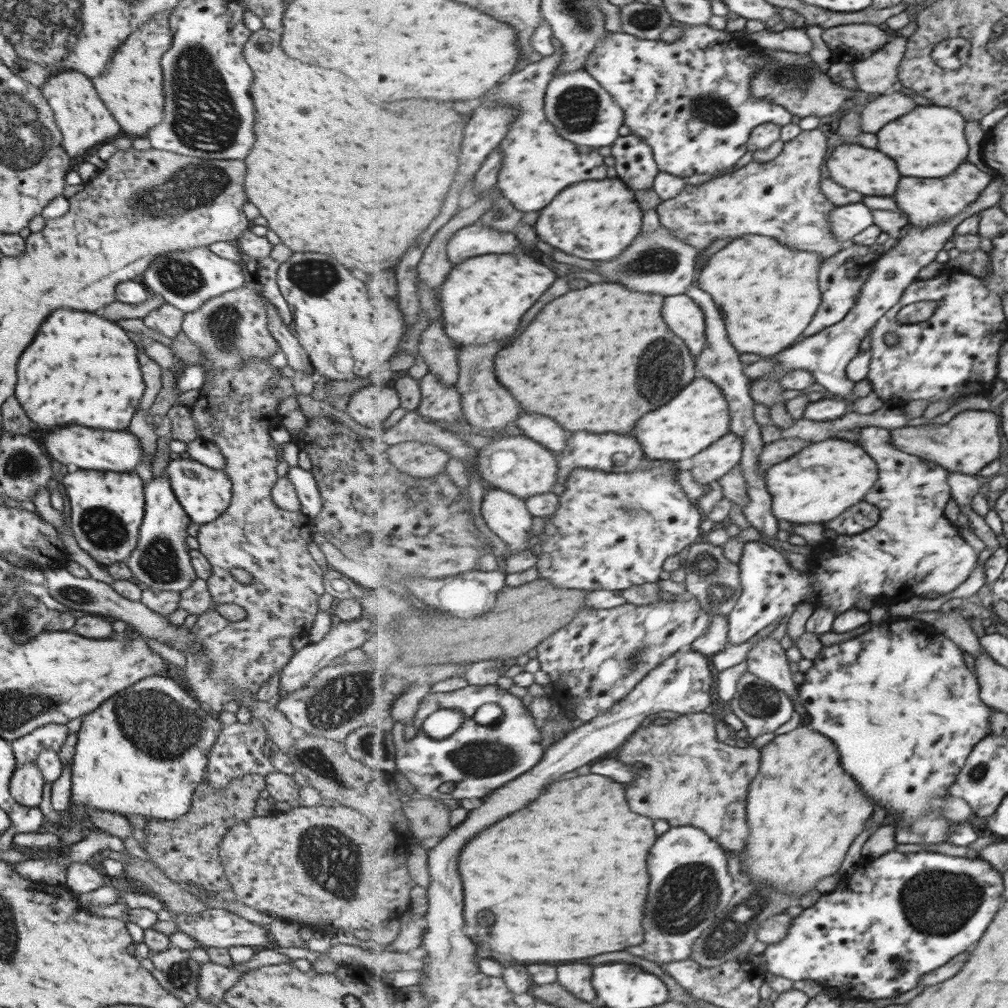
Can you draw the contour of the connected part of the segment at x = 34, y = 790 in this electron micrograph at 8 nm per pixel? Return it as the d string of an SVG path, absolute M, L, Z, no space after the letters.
M34 762L16 764L8 784L9 796L13 802L35 808L41 802L43 786L41 771Z

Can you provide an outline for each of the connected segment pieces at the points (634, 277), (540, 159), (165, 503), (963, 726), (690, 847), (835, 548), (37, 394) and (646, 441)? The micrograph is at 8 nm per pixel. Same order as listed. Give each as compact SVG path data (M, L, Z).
M660 226L661 230L655 234L641 234L634 244L625 250L625 256L617 256L617 260L609 260L609 262L597 262L597 274L601 274L605 280L609 282L619 282L625 284L627 288L633 288L637 292L652 292L653 294L662 294L663 296L675 296L686 294L688 288L696 278L696 260L700 255L700 250L693 248L691 244L687 244L685 240L677 238L673 232L669 232L669 228Z
M563 48L557 49L551 56L532 62L522 71L511 74L507 84L501 84L499 90L485 100L485 103L508 104L520 113L512 122L508 135L500 144L502 166L499 172L498 188L523 212L543 210L553 202L553 198L563 192L567 186L583 180L605 180L607 166L605 157L595 147L571 144L570 140L557 132L556 126L548 119L546 112L546 95L549 83L556 76L562 65Z
M167 473L151 477L142 487L144 513L138 539L124 562L132 572L132 580L140 587L149 587L156 591L185 590L196 579L190 565L190 549L185 543L185 528L190 520L171 490Z
M899 618L899 620L891 620L889 628L887 628L887 620L885 622L875 622L873 628L869 632L861 634L859 638L853 637L825 647L819 653L819 658L813 662L812 667L805 673L806 679L804 683L800 686L801 703L809 717L811 717L811 721L807 726L812 730L825 734L825 736L829 736L837 744L837 748L841 752L841 762L845 764L845 770L861 784L861 788L867 792L867 796L875 798L877 800L876 804L883 806L887 814L901 814L901 818L893 824L896 828L899 827L901 832L906 826L911 826L920 815L928 814L931 810L944 817L943 799L945 799L945 795L947 793L957 793L955 790L957 775L960 774L965 763L968 762L969 755L972 754L976 744L989 736L991 724L993 724L993 710L988 704L984 703L984 700L981 700L979 679L977 679L976 672L965 664L963 650L961 650L960 645L942 632L939 632L934 626L928 625L923 621Z
M671 827L667 834L659 836L657 848L653 848L653 860L649 860L649 868L653 868L653 888L649 890L649 916L645 916L645 932L649 934L645 936L645 944L639 944L637 948L627 948L627 952L658 965L691 959L695 942L727 910L738 887L734 882L735 877L729 874L727 858L724 848L703 828Z
M868 426L860 431L860 444L863 444L862 448L865 448L865 451L871 455L878 464L880 468L880 479L876 482L876 486L872 488L873 492L867 494L867 502L874 504L877 508L880 508L881 514L879 522L871 529L863 531L861 534L856 536L850 535L838 535L835 540L825 539L817 545L813 546L812 552L813 556L816 557L811 561L809 569L807 571L800 571L795 568L785 557L782 550L777 549L773 545L765 544L761 541L749 541L745 543L744 551L739 562L740 565L740 579L743 587L743 592L740 594L739 600L735 605L735 608L729 614L729 640L728 642L731 645L740 645L743 643L749 642L751 639L755 639L760 633L765 633L770 629L776 627L779 623L787 622L789 617L795 608L799 604L806 602L809 603L813 608L817 608L820 604L824 604L826 607L835 609L838 616L847 612L851 609L856 609L854 598L858 597L861 600L860 604L865 604L865 602L871 604L881 602L881 604L893 604L889 600L895 600L895 602L901 602L901 600L907 600L909 597L913 596L922 596L926 594L926 598L935 598L943 594L949 594L953 592L956 588L959 588L963 582L965 582L973 571L976 570L977 560L979 556L967 542L961 536L959 532L959 527L957 525L951 524L951 520L947 519L945 516L945 508L947 508L947 502L952 498L952 488L949 484L949 475L950 471L946 468L943 468L940 464L933 460L927 460L921 456L915 456L912 453L902 452L900 449L897 449L896 446L892 443L892 431L889 429L878 427L878 426Z
M57 310L57 312L51 312L51 316L47 316L41 322L41 328L37 330L35 338L25 348L25 352L21 352L19 362L17 362L17 378L13 396L27 414L27 418L32 423L35 422L36 430L49 431L49 426L67 426L69 422L75 422L79 426L89 426L89 428L93 426L93 428L103 428L103 430L123 431L123 428L128 426L131 416L134 415L137 409L143 389L135 344L129 340L129 336L121 328L117 328L113 322L109 322L105 318L97 318L95 314L87 314L87 312L79 312L79 310Z
M703 376L685 387L673 404L667 404L657 412L649 412L649 416L637 424L637 432L633 432L633 436L641 443L649 459L685 461L692 460L716 440L729 434L731 424L732 413L727 396L717 384Z

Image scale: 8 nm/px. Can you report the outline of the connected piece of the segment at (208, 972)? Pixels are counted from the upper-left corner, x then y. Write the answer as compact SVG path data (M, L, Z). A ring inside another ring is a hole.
M207 961L200 964L196 991L201 1000L218 1004L225 991L241 976L242 972Z

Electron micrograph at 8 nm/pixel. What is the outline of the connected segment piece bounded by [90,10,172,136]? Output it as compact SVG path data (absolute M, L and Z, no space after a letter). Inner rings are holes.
M170 10L158 12L128 34L117 46L113 56L110 56L107 70L90 80L97 96L111 112L123 135L145 136L151 126L154 127L163 118L164 93L161 92L159 58L169 48L172 39L168 27L169 15Z

